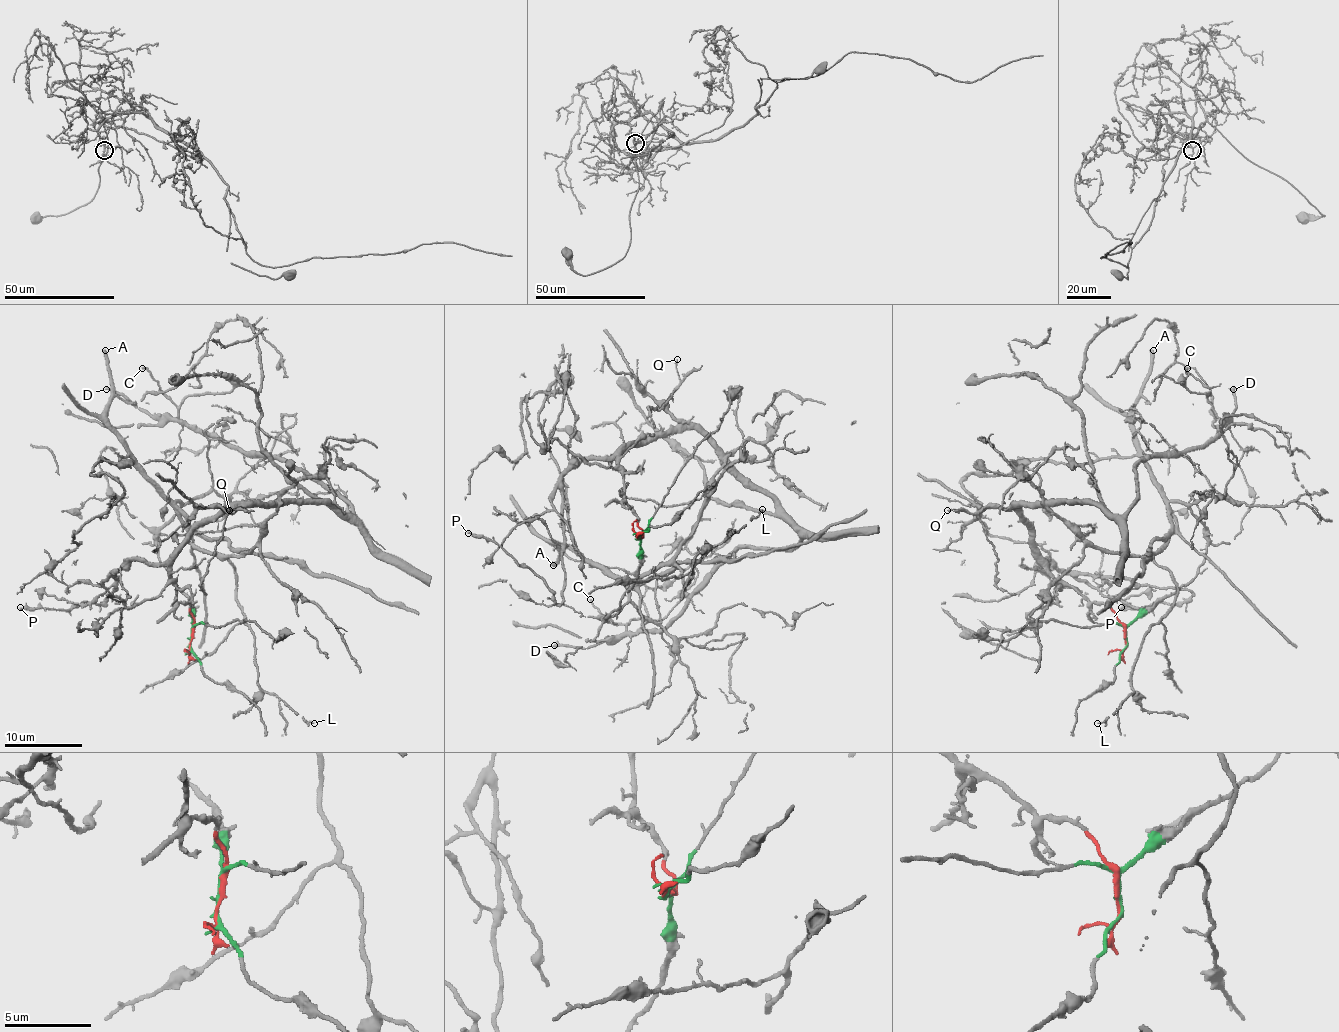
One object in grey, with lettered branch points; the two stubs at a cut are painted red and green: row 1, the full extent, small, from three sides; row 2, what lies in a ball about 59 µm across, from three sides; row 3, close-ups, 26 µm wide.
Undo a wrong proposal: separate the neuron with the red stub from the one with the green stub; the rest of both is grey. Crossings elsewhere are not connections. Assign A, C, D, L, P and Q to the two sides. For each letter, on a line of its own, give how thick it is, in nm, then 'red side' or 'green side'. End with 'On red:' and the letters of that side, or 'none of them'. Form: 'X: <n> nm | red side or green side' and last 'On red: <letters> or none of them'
A: 400 nm | green side
C: 170 nm | red side
D: 280 nm | red side
L: 110 nm | green side
P: 240 nm | red side
Q: 140 nm | red side
On red: C, D, P, Q

